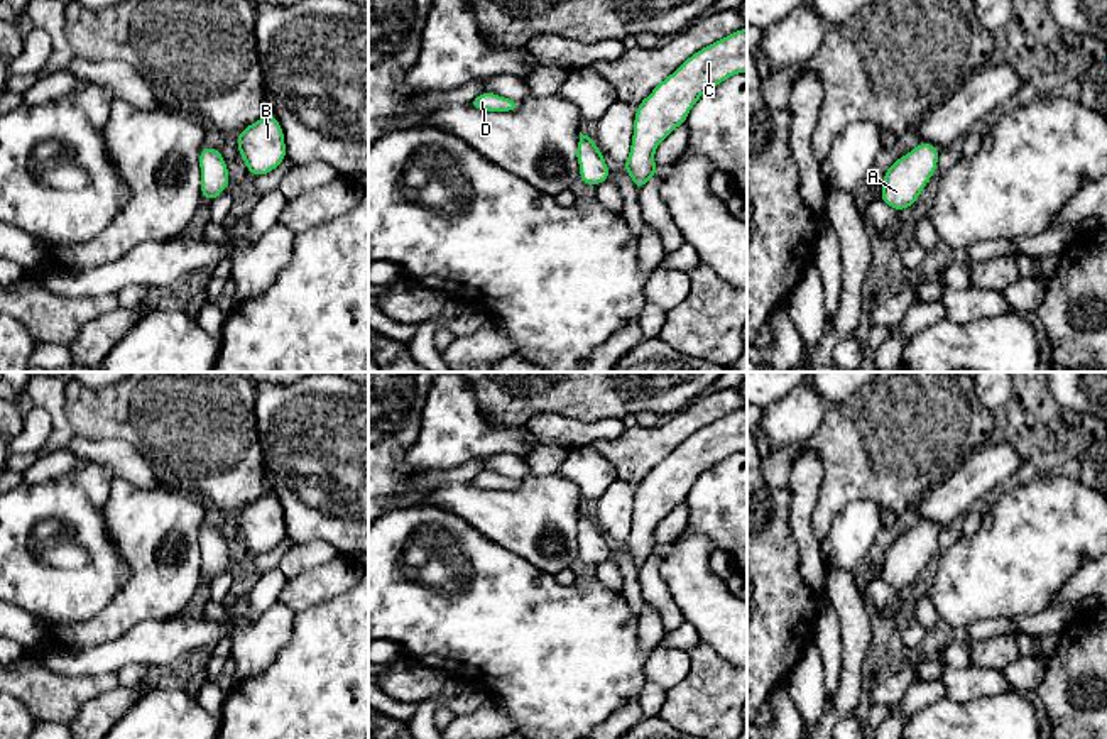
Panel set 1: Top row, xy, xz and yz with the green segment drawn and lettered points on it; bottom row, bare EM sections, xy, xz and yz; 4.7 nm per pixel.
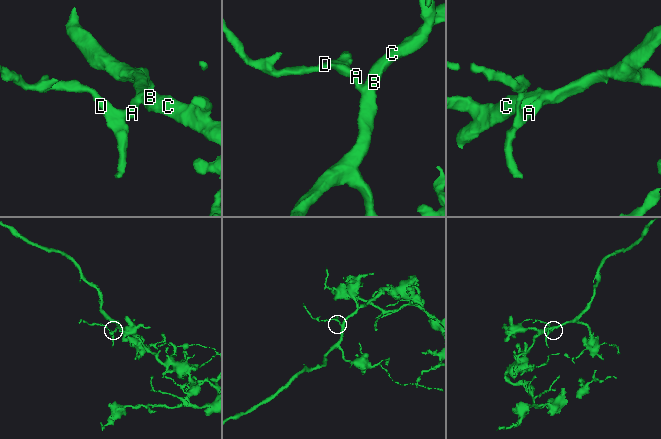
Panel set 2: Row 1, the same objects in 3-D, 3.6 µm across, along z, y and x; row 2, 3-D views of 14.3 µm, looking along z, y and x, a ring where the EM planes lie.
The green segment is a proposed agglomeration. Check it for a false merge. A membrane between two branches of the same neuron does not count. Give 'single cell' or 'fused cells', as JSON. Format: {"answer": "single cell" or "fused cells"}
{"answer": "single cell"}

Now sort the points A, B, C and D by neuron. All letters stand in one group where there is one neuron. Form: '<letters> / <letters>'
A B C D

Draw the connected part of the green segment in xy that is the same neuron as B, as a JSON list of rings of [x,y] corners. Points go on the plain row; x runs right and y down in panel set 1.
[[[269,489],[237,516],[237,528],[245,539],[245,546],[254,555],[269,553],[287,536],[284,509]]]

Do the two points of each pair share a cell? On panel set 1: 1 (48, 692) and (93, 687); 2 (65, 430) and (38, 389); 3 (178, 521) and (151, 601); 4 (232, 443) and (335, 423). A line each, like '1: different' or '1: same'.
1: same
2: same
3: same
4: different

